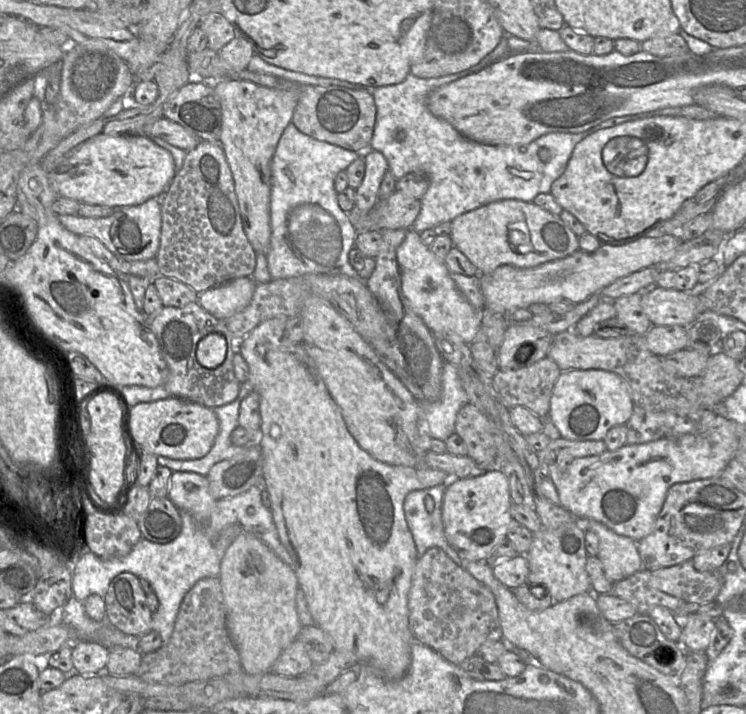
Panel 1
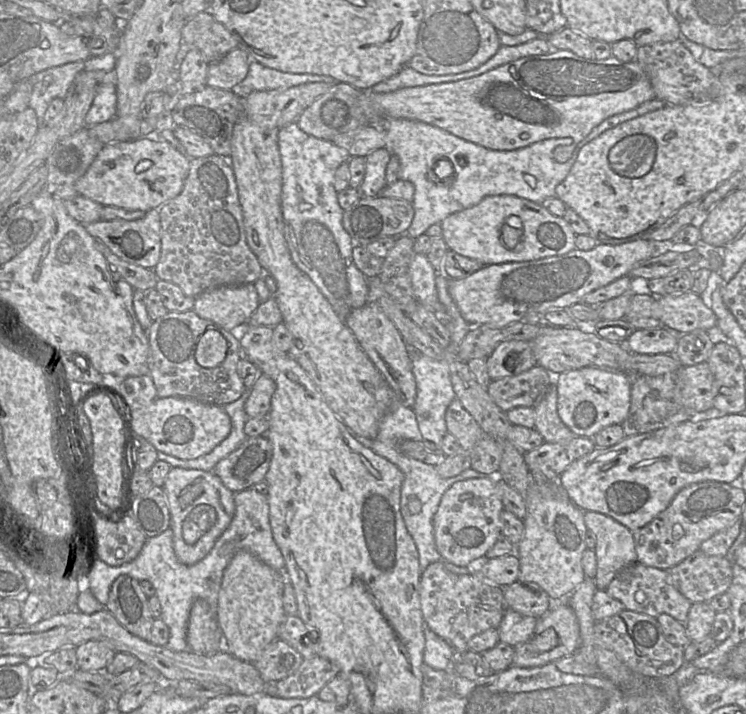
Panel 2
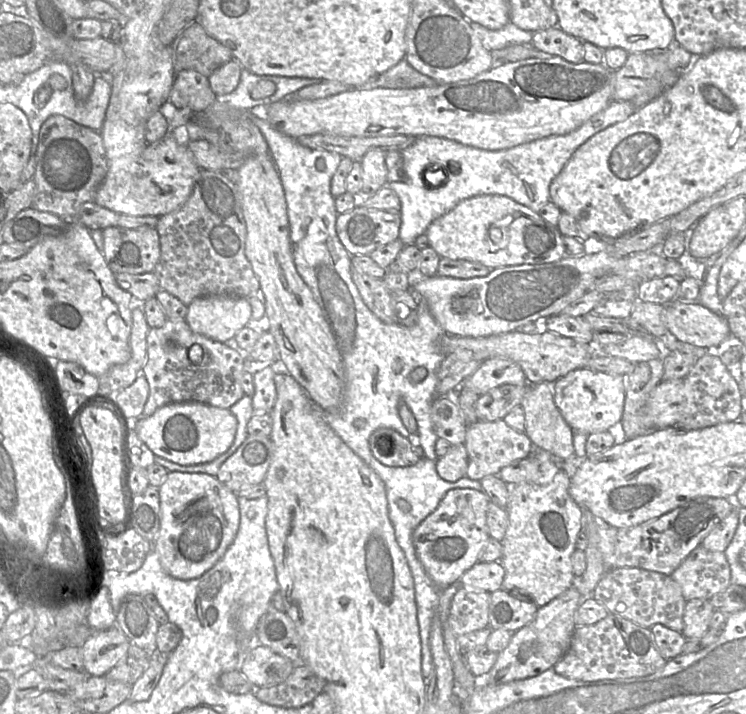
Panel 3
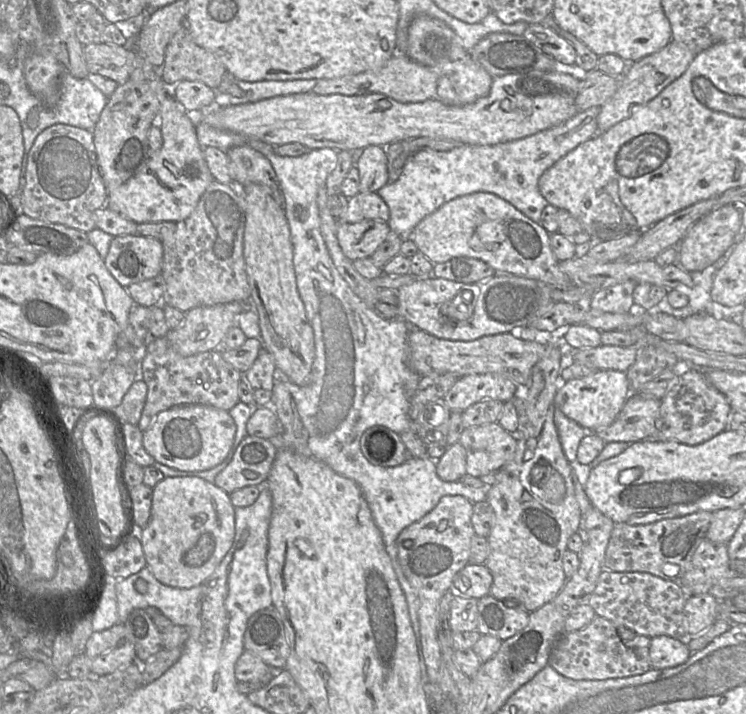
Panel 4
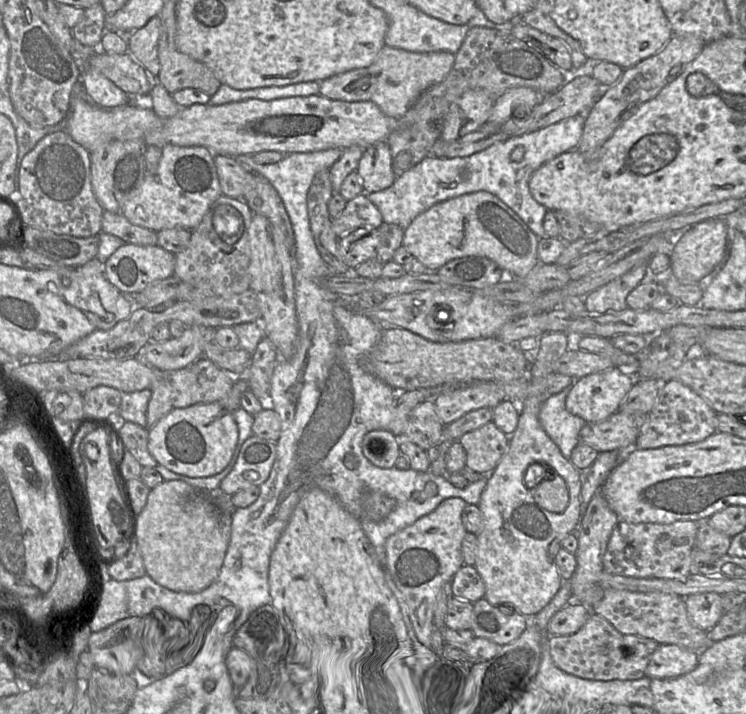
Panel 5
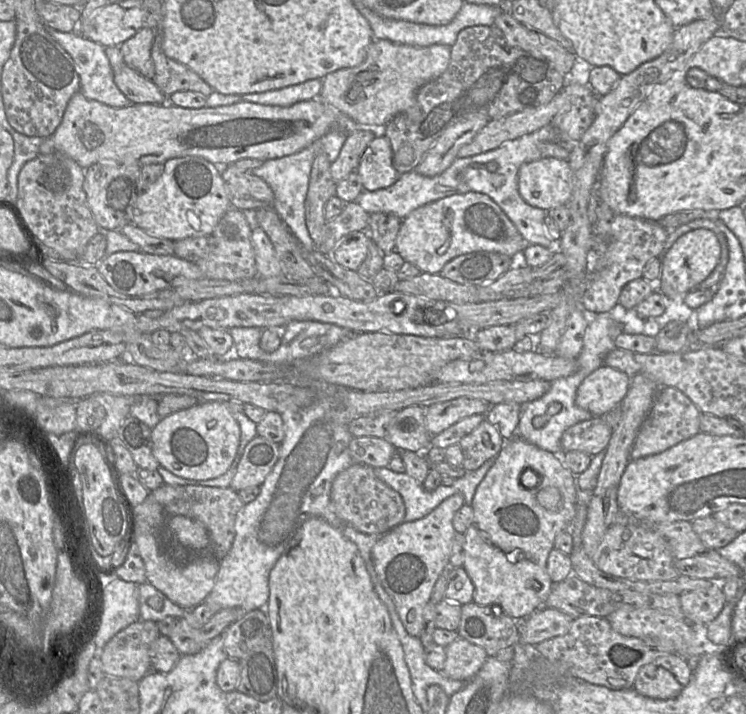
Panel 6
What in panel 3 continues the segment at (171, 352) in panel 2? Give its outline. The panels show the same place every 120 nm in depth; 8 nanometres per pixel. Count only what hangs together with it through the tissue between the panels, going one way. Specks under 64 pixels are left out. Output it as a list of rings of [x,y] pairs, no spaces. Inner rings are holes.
[[[167,318],[162,327],[150,328],[147,334],[147,356],[141,375],[148,381],[149,396],[141,417],[149,417],[158,408],[177,402],[199,402],[229,409],[244,396],[241,386],[244,361],[242,351],[193,332],[186,321],[172,321]],[[193,344],[199,344],[203,349],[203,357],[199,364],[193,363],[189,358],[189,349]]]

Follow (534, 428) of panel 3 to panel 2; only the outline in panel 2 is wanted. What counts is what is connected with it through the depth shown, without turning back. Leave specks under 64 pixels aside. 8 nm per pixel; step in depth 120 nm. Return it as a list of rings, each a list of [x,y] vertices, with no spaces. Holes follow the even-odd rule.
[[[551,385],[540,401],[534,406],[535,430],[544,442],[556,443],[575,437],[571,430],[564,425],[557,413],[557,389]]]

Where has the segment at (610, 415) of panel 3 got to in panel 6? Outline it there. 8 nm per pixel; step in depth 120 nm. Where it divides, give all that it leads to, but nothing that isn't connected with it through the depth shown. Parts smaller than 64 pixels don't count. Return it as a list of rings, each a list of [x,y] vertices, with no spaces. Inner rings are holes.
[[[603,365],[579,385],[575,403],[594,417],[601,417],[622,402],[630,382],[631,377],[623,371]]]

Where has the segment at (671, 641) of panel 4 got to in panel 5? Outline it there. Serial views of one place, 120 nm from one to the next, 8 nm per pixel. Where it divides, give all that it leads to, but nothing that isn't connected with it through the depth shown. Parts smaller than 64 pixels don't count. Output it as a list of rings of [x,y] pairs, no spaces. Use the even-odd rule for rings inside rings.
[[[660,644],[651,655],[645,676],[653,679],[673,679],[693,671],[699,654],[675,644]]]

